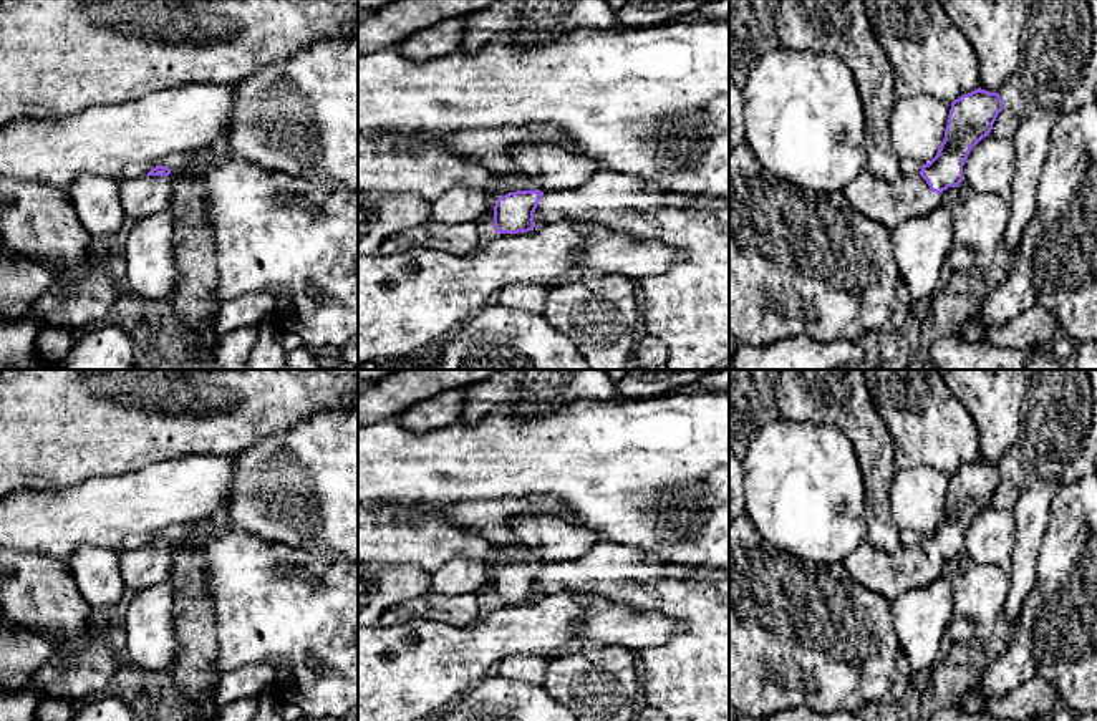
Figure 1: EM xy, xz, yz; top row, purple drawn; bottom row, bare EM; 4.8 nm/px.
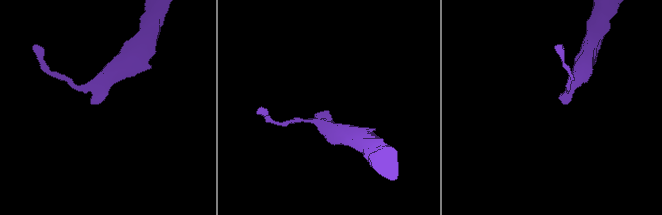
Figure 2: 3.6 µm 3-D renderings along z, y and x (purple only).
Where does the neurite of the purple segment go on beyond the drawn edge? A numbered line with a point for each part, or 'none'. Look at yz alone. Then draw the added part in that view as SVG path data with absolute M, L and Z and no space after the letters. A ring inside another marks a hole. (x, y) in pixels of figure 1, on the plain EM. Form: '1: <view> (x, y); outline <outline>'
1: yz (892, 574); outline M867 539L843 560L843 567L860 585L890 602L908 590L930 585L940 575L940 565L920 545L887 554Z

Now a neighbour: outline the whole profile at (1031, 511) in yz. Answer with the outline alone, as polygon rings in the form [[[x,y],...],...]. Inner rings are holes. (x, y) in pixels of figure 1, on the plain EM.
[[[1032,481],[1012,507],[1016,540],[1011,555],[1009,587],[1004,602],[1004,620],[1017,623],[1022,602],[1036,583],[1037,555],[1047,530],[1051,502],[1057,491],[1054,481]]]

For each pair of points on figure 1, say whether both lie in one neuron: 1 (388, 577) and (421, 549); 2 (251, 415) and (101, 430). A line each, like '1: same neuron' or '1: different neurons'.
1: different neurons
2: same neuron

